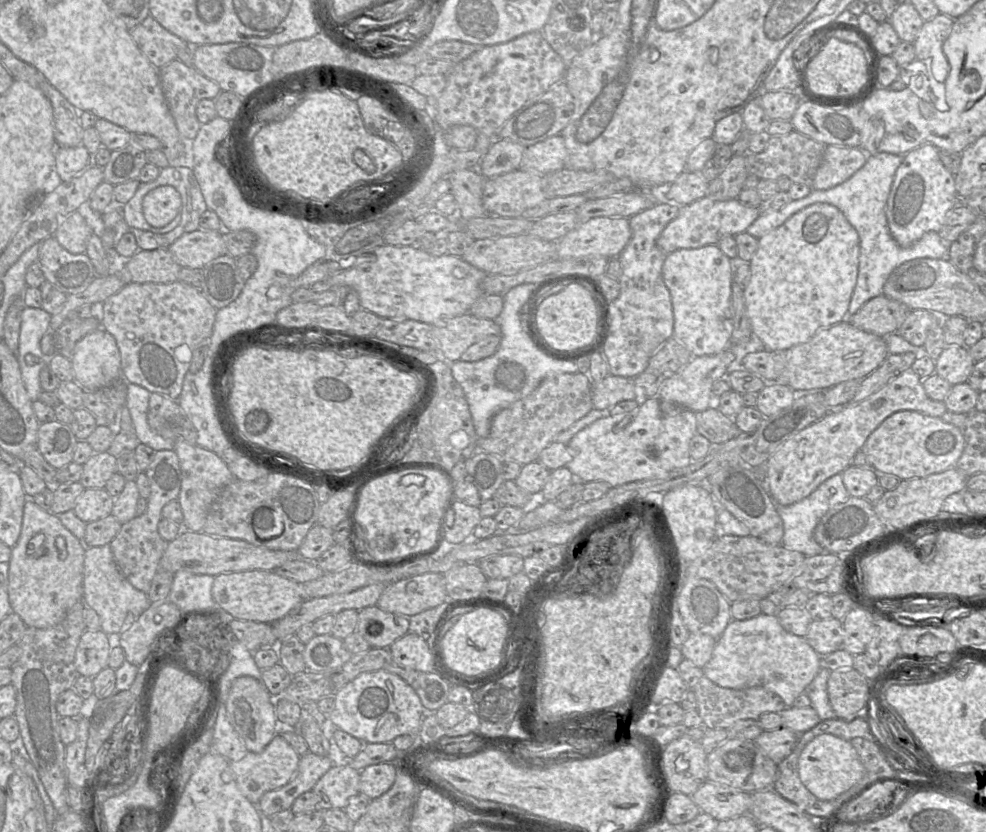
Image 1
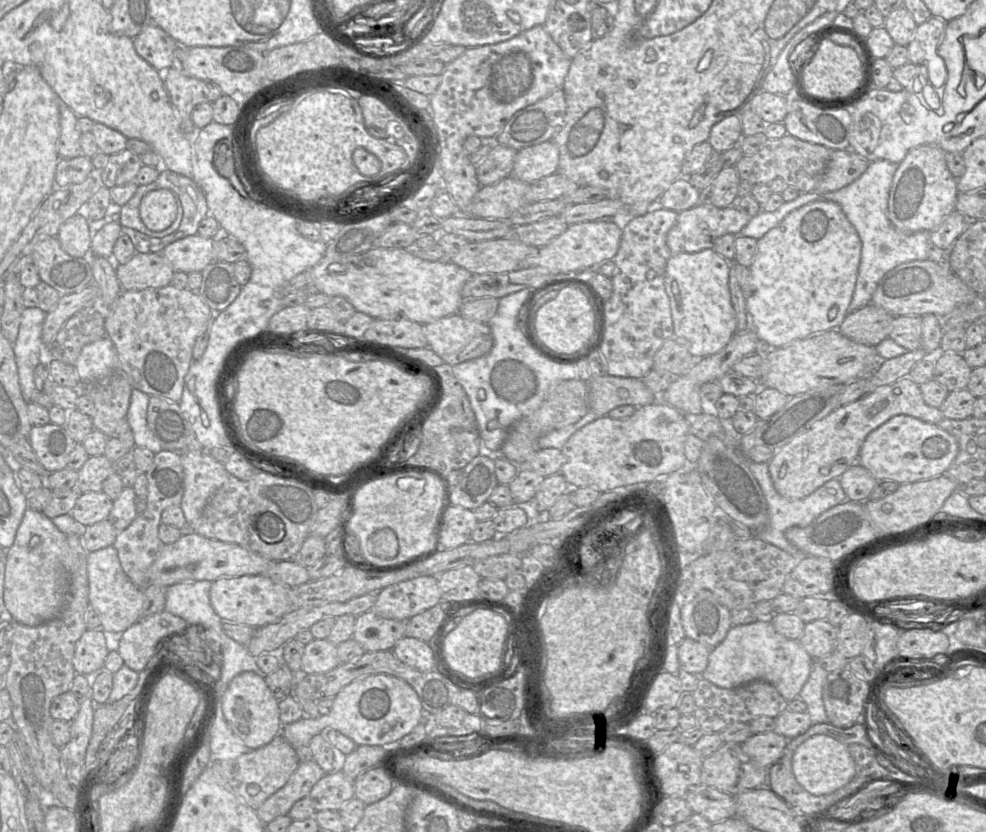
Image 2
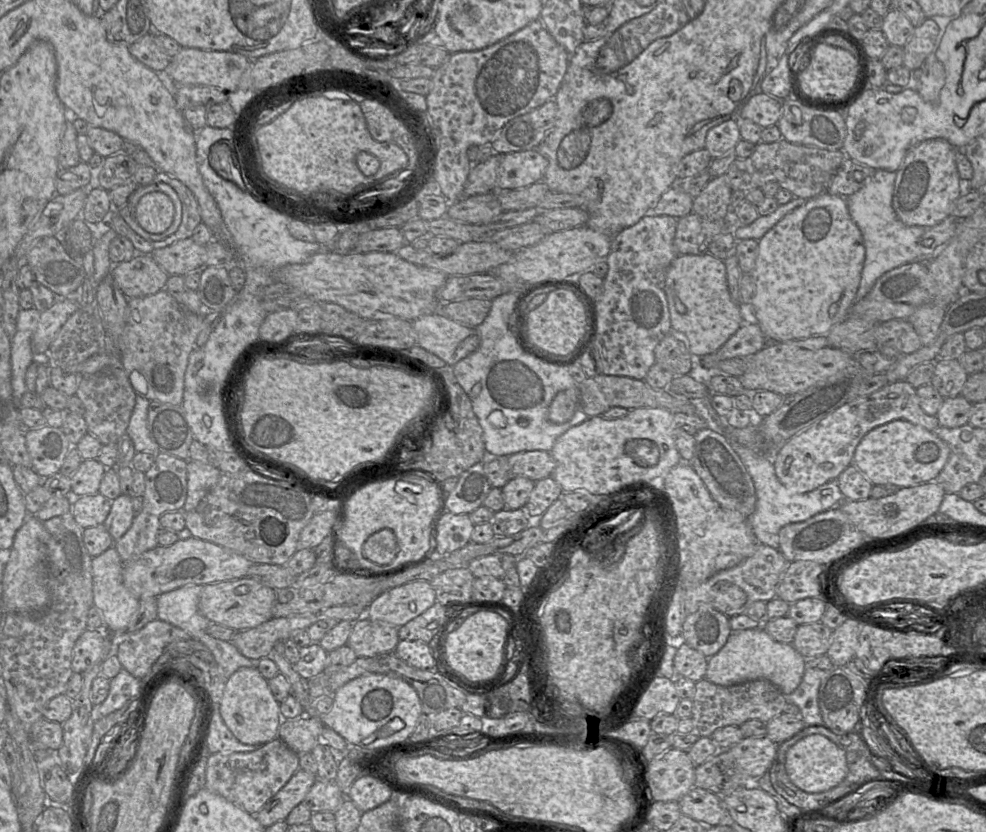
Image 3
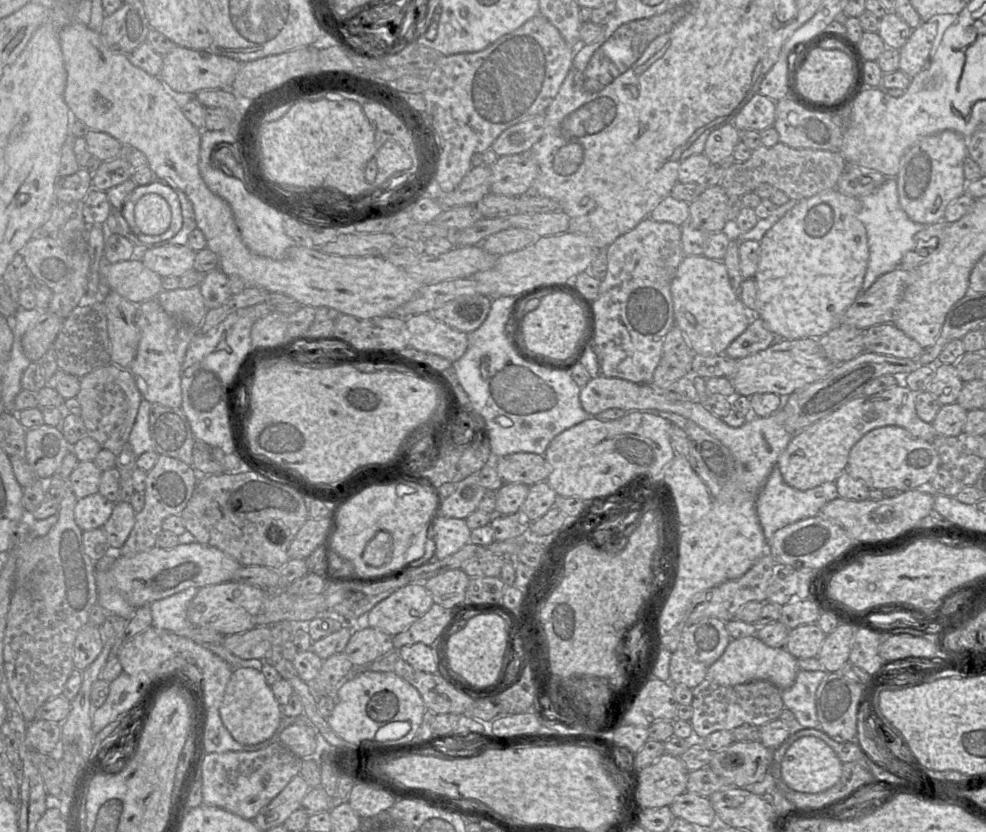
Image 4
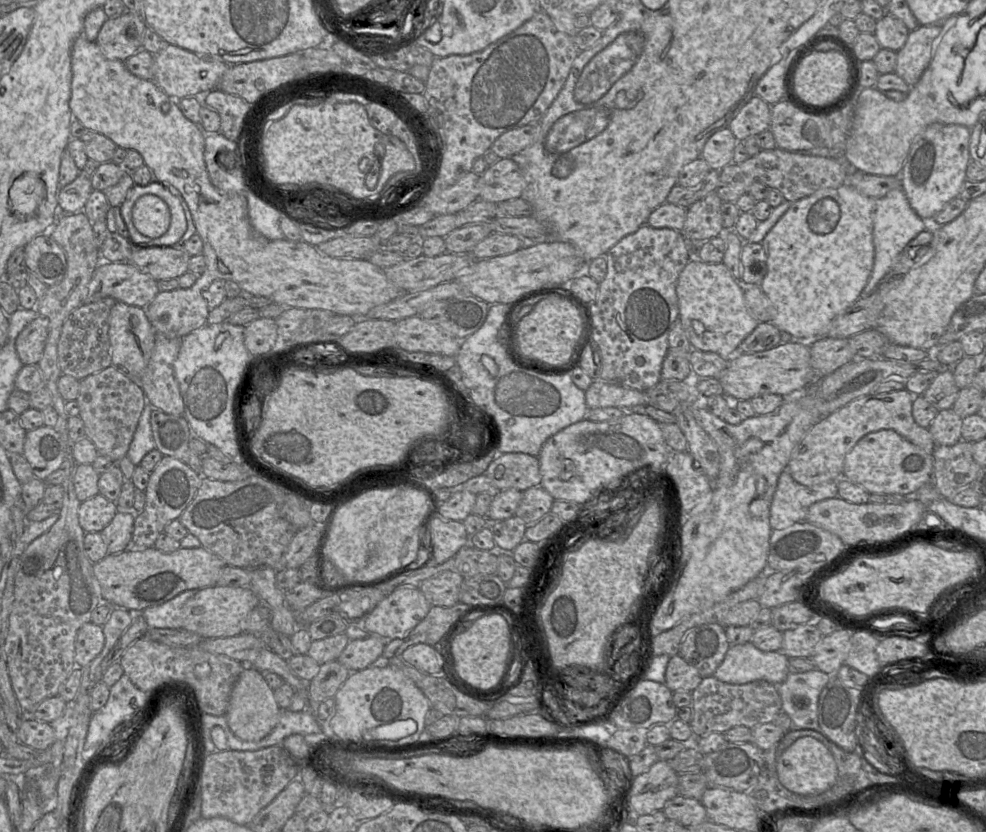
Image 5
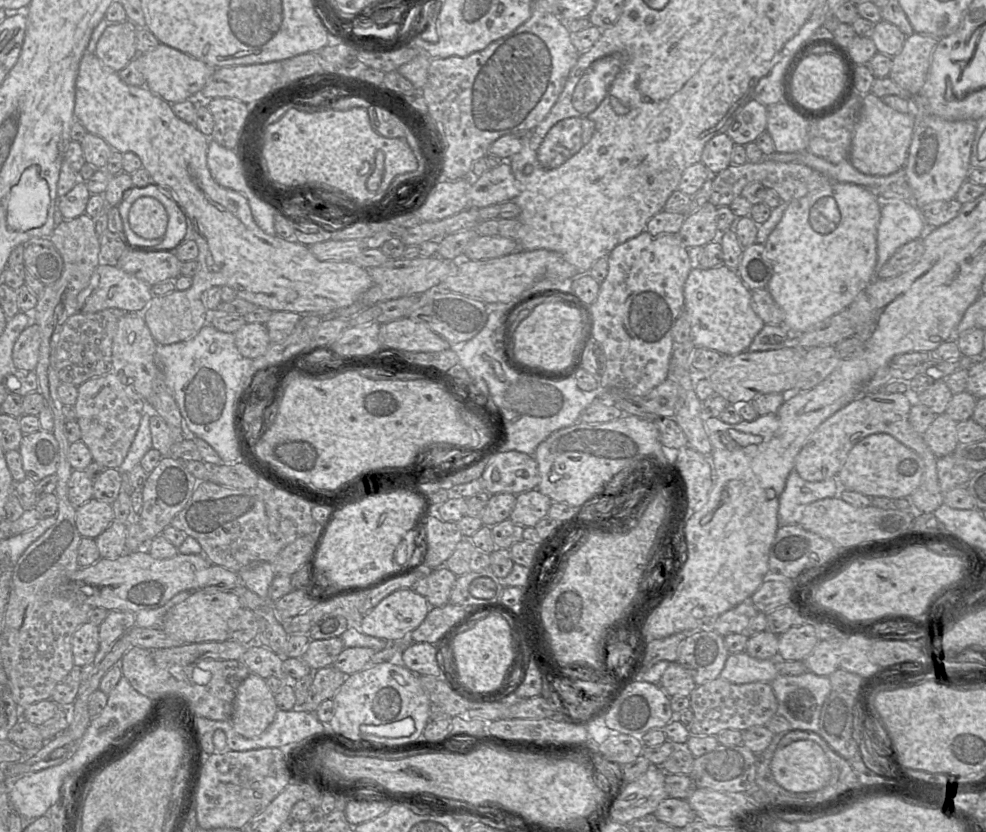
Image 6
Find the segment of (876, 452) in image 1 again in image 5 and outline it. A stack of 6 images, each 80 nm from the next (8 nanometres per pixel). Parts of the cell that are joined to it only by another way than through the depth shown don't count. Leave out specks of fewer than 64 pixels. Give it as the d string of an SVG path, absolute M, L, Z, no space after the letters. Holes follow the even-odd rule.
M882 429L862 437L845 457L842 477L859 485L870 494L913 496L918 489L932 482L933 456L892 429Z

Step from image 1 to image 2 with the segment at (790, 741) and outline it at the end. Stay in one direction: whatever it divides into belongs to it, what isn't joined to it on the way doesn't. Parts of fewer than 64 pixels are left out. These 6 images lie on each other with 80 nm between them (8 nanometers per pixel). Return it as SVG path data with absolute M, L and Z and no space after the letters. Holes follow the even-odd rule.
M769 731L751 735L741 746L753 763L769 768L782 756L789 740L775 731Z

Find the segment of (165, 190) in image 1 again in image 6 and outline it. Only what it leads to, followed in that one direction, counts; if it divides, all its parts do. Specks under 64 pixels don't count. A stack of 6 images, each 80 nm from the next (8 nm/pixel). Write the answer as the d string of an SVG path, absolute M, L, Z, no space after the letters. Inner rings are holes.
M139 197L128 214L129 225L139 237L147 240L164 239L168 228L168 213L154 197Z

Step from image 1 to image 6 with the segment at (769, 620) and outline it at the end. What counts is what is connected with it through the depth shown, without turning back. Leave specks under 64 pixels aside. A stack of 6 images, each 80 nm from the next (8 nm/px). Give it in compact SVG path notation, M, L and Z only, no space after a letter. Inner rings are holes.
M743 651L729 654L719 677L731 683L744 684L770 683L777 675L777 659L758 659Z

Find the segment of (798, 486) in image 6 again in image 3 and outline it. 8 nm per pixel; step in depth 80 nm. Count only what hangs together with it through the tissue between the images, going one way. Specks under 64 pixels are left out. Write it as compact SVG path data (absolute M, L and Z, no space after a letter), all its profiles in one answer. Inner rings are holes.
M729 440L752 477L756 490L757 503L754 513L746 518L759 543L779 549L779 531L790 523L803 522L823 511L829 510L843 500L843 494L837 479L831 480L806 493L795 493L788 490L777 478L772 458L761 451L752 450Z

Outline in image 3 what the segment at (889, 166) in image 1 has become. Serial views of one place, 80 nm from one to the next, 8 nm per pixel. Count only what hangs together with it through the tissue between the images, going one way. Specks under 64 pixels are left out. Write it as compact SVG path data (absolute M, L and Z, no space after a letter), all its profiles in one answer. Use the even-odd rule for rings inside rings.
M878 169L867 184L846 198L849 214L861 231L865 260L854 303L860 301L884 273L917 261L917 244L927 228L902 223L892 206L896 172ZM793 198L790 202L780 205L776 211L767 216L759 216L748 226L735 226L733 234L737 241L754 239L759 241L771 228L773 228L785 215L805 204L803 198Z

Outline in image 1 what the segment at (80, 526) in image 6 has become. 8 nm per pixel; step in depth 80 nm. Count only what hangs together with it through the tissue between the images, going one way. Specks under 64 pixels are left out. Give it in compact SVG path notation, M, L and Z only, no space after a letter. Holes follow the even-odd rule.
M86 488L78 497L73 511L82 521L94 522L111 514L114 500L105 488Z

